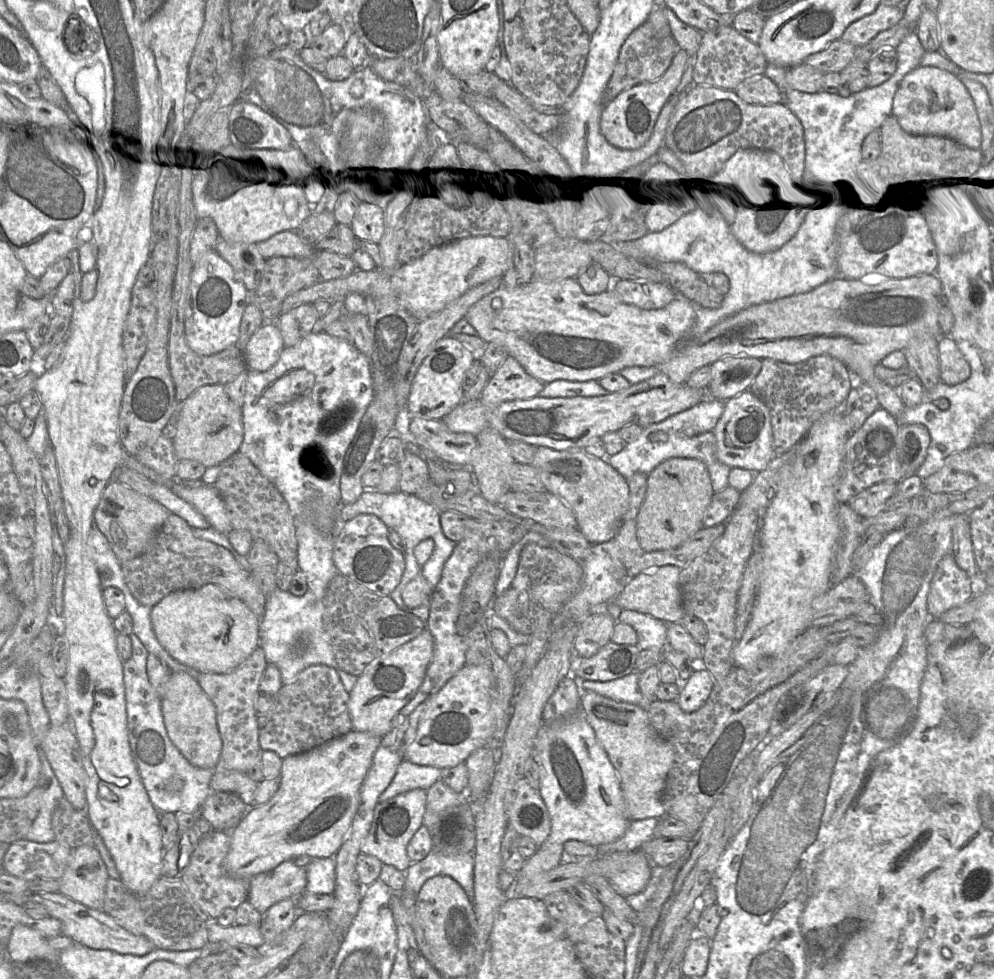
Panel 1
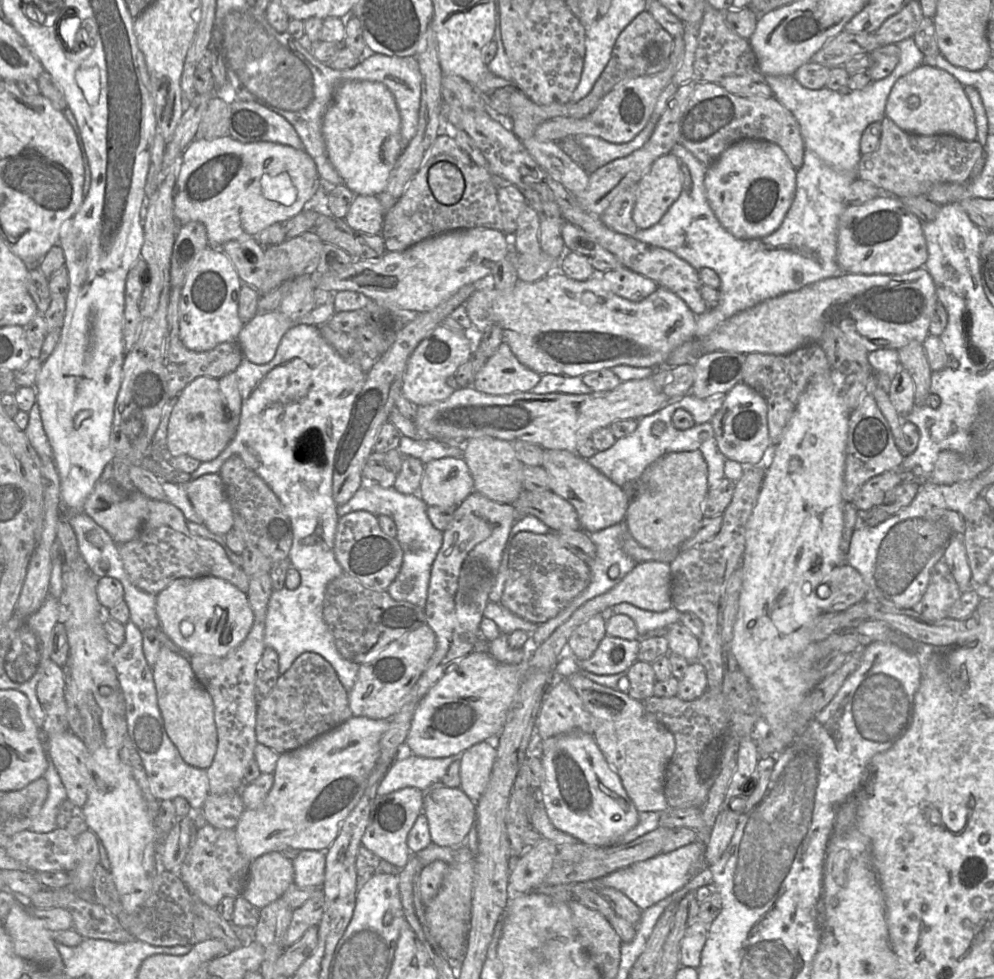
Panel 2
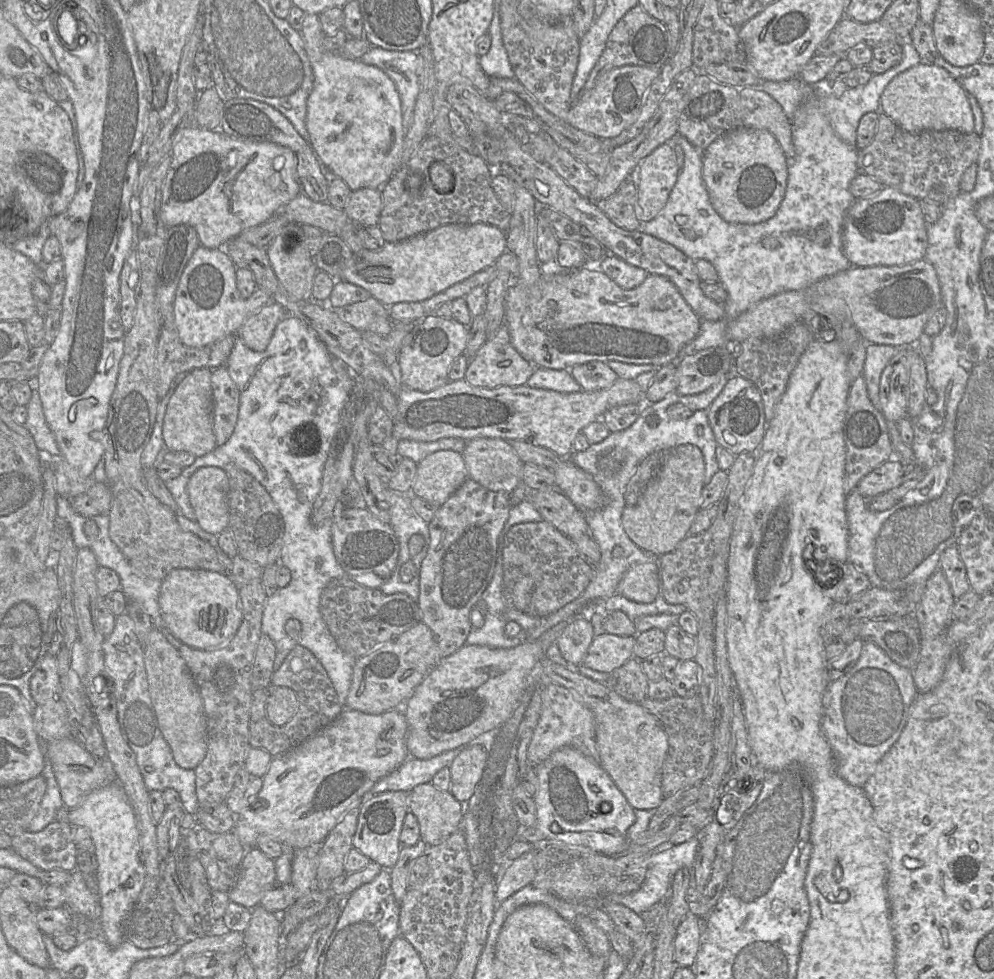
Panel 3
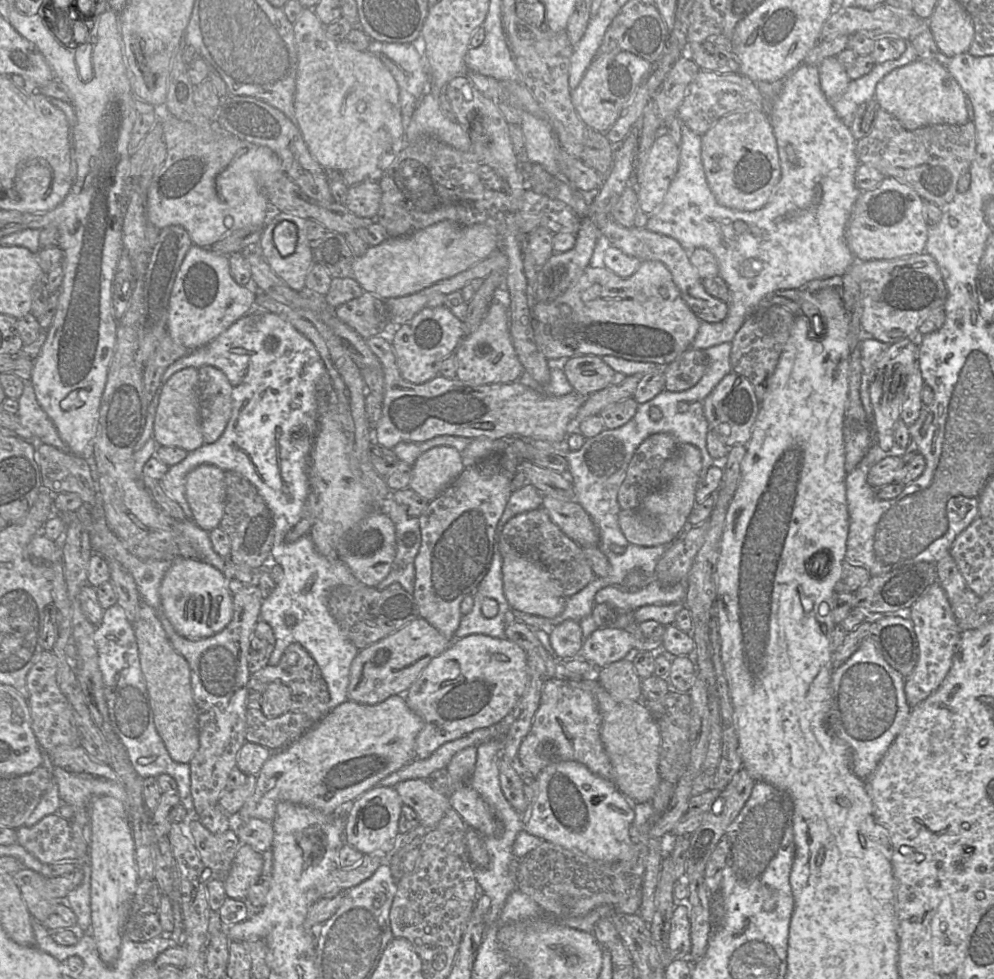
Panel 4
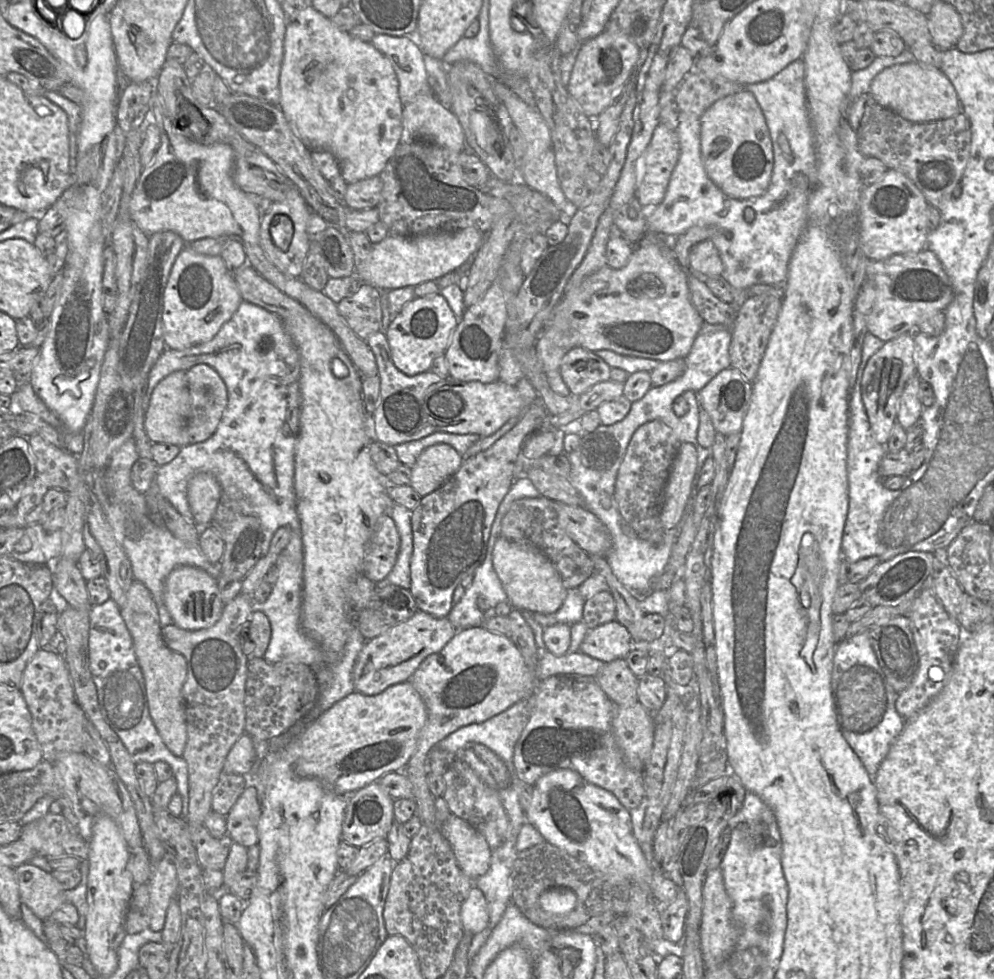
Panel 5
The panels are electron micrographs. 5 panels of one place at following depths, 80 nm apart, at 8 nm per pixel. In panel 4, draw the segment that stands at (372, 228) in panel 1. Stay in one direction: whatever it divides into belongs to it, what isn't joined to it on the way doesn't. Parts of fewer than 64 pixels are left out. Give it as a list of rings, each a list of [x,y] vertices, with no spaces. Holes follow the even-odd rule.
[[[379,181],[349,186],[344,205],[356,216],[376,219],[382,199]]]

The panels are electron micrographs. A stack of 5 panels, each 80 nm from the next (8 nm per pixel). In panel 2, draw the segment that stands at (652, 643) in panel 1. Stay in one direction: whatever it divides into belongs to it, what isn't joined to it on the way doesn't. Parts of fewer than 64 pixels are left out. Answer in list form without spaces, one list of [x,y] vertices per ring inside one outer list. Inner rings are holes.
[[[620,603],[612,606],[611,609],[615,614],[629,616],[635,623],[640,638],[652,630],[669,627],[679,622],[682,616],[682,612],[675,607],[654,612],[640,609],[629,603]]]

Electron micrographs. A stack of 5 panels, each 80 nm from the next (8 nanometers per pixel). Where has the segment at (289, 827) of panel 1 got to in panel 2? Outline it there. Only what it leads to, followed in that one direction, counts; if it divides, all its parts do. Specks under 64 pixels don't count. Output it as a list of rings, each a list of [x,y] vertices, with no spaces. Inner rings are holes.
[[[352,716],[307,745],[281,754],[273,773],[273,787],[265,801],[259,808],[246,809],[234,829],[241,854],[251,862],[264,854],[284,849],[326,851],[360,801],[380,754],[380,740],[390,725],[391,720]]]

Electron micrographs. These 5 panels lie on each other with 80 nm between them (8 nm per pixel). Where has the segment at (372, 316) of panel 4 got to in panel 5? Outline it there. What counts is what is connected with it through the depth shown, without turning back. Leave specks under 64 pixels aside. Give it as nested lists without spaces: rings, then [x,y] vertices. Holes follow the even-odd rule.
[[[361,283],[359,290],[352,296],[337,303],[339,314],[347,325],[361,339],[366,340],[371,334],[381,330],[383,311],[381,305],[381,291],[370,284]]]

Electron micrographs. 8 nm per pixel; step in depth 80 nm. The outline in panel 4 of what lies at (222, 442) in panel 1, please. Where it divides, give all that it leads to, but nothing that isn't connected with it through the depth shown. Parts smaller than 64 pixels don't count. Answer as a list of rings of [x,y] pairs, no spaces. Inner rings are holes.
[[[198,369],[175,372],[159,388],[160,396],[153,425],[153,438],[159,446],[177,447],[192,452],[204,445],[201,430]]]

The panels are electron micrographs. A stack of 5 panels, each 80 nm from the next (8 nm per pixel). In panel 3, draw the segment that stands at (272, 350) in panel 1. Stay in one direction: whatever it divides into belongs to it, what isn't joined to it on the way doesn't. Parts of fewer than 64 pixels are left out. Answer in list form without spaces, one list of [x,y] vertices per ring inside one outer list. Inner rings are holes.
[[[270,302],[248,317],[236,336],[251,350],[263,352],[267,349],[278,323],[289,316],[293,315],[283,306]]]

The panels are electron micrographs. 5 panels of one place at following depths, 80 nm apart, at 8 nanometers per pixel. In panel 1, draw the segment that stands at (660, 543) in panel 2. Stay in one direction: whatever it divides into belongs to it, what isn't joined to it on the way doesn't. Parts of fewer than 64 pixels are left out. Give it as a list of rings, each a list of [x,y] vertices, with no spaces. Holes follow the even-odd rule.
[[[670,458],[660,463],[647,475],[645,499],[637,515],[637,539],[645,552],[667,550],[677,547],[703,525],[704,513],[711,502],[714,491],[706,465],[693,458]]]

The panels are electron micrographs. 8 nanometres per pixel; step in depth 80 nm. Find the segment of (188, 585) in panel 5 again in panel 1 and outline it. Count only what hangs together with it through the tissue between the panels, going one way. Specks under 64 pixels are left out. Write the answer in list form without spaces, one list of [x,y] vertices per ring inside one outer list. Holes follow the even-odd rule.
[[[218,585],[172,592],[151,610],[151,623],[159,644],[168,654],[194,672],[226,674],[238,667],[259,646],[260,620],[238,598],[228,596]]]

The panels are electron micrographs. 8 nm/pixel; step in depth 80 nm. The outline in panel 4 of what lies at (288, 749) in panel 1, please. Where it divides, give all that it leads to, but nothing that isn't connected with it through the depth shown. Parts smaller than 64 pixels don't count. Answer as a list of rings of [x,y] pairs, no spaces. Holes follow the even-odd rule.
[[[298,643],[287,647],[277,665],[268,664],[250,674],[247,691],[246,741],[264,746],[271,752],[284,749],[295,742],[330,711],[330,695],[321,670],[313,657]],[[273,682],[280,682],[290,689],[291,705],[279,717],[268,718],[262,711],[261,698],[268,685]]]

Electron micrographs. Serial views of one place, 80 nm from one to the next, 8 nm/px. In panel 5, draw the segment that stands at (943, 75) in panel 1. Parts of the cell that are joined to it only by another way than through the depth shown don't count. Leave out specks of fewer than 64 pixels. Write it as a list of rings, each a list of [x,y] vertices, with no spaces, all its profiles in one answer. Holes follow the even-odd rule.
[[[916,61],[896,64],[879,72],[870,84],[869,93],[877,104],[915,123],[947,119],[961,112],[956,90],[942,70]]]

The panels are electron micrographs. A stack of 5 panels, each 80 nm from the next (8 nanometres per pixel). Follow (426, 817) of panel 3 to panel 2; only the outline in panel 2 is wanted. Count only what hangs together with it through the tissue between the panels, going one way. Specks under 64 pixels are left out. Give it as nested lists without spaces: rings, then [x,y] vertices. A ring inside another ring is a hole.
[[[439,782],[423,794],[423,811],[426,816],[432,844],[457,848],[465,845],[469,831],[475,825],[475,804],[460,788],[448,788]]]

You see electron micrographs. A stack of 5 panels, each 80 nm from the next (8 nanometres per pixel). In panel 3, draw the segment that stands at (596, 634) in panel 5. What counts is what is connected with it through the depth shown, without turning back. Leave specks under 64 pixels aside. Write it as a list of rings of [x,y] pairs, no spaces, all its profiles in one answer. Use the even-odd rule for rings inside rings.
[[[596,635],[581,665],[598,672],[612,673],[634,657],[634,646],[634,636]]]

